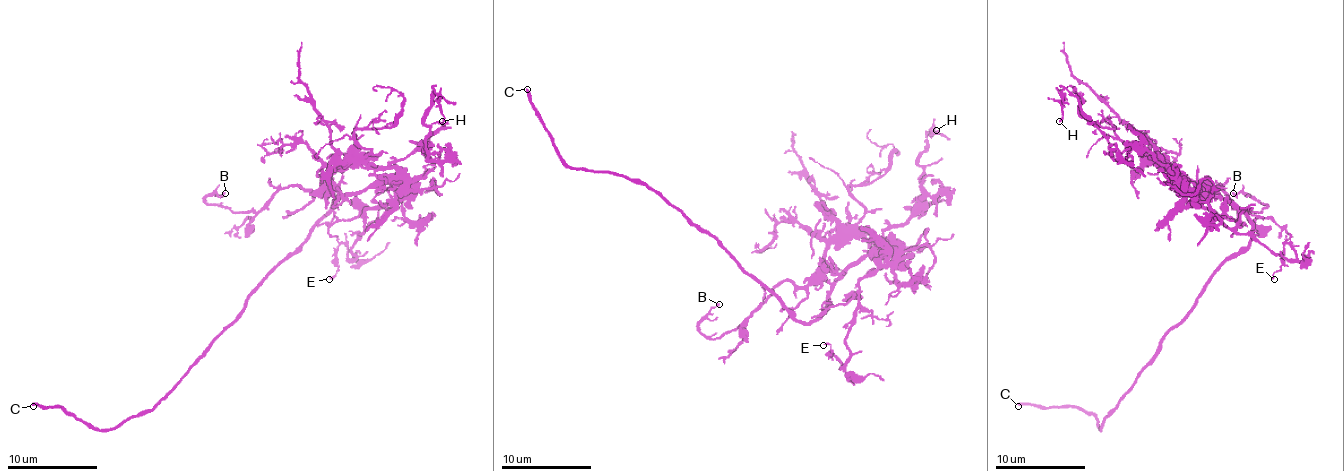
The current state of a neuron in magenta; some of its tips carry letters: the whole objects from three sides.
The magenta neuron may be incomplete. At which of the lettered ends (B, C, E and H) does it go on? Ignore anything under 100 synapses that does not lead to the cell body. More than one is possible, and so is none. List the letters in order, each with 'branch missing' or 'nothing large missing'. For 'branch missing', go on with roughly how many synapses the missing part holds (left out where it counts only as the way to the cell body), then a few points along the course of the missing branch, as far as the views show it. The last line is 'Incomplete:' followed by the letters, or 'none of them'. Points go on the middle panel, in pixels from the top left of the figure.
B: nothing large missing
C: branch missing
E: nothing large missing
H: nothing large missing
Incomplete: C

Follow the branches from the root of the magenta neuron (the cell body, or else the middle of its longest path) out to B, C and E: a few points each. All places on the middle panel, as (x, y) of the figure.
B: (771, 292), (812, 322), (837, 274), (782, 281), (708, 338), (699, 324), (719, 304)
C: (771, 292), (710, 234), (701, 231), (644, 182), (606, 170), (572, 168), (561, 157), (527, 89)
E: (771, 292), (798, 322), (810, 322), (859, 292), (846, 335), (848, 360), (841, 367), (832, 349), (823, 345)

